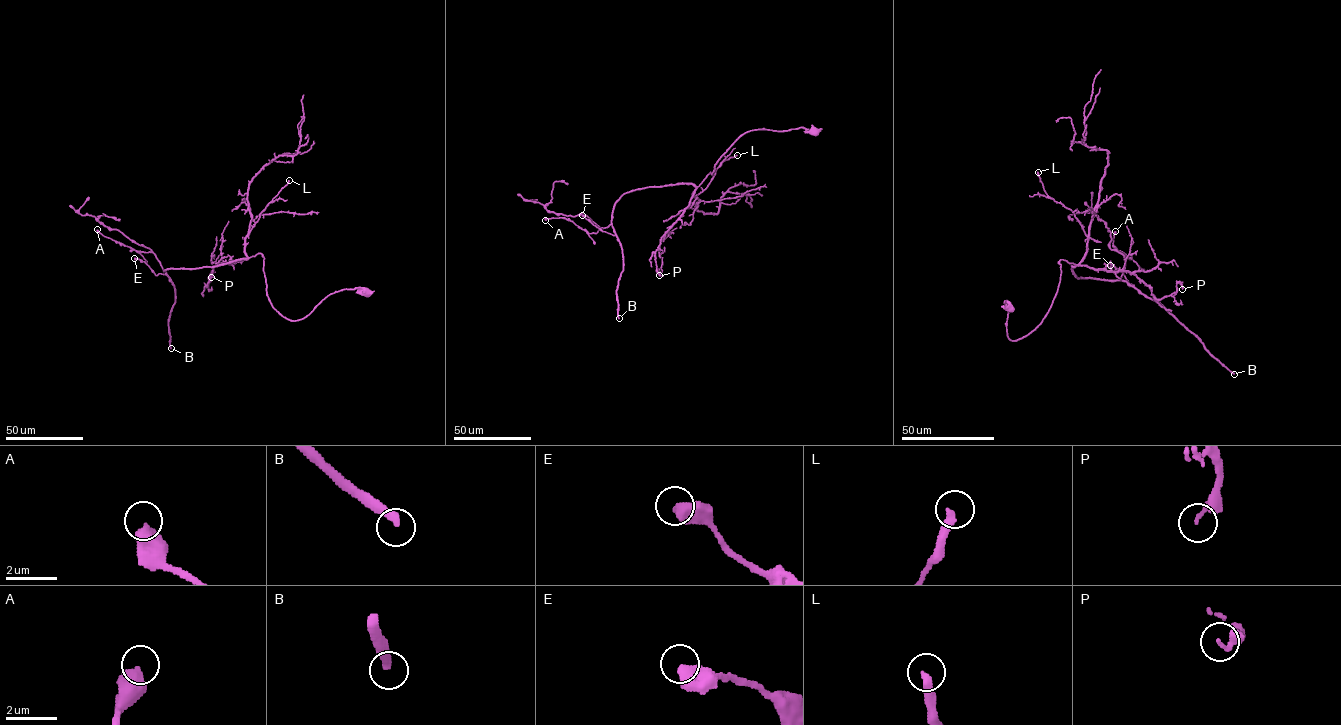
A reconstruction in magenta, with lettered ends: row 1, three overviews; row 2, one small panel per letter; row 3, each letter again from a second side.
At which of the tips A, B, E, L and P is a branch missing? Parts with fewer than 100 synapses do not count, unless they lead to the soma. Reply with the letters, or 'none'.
B

